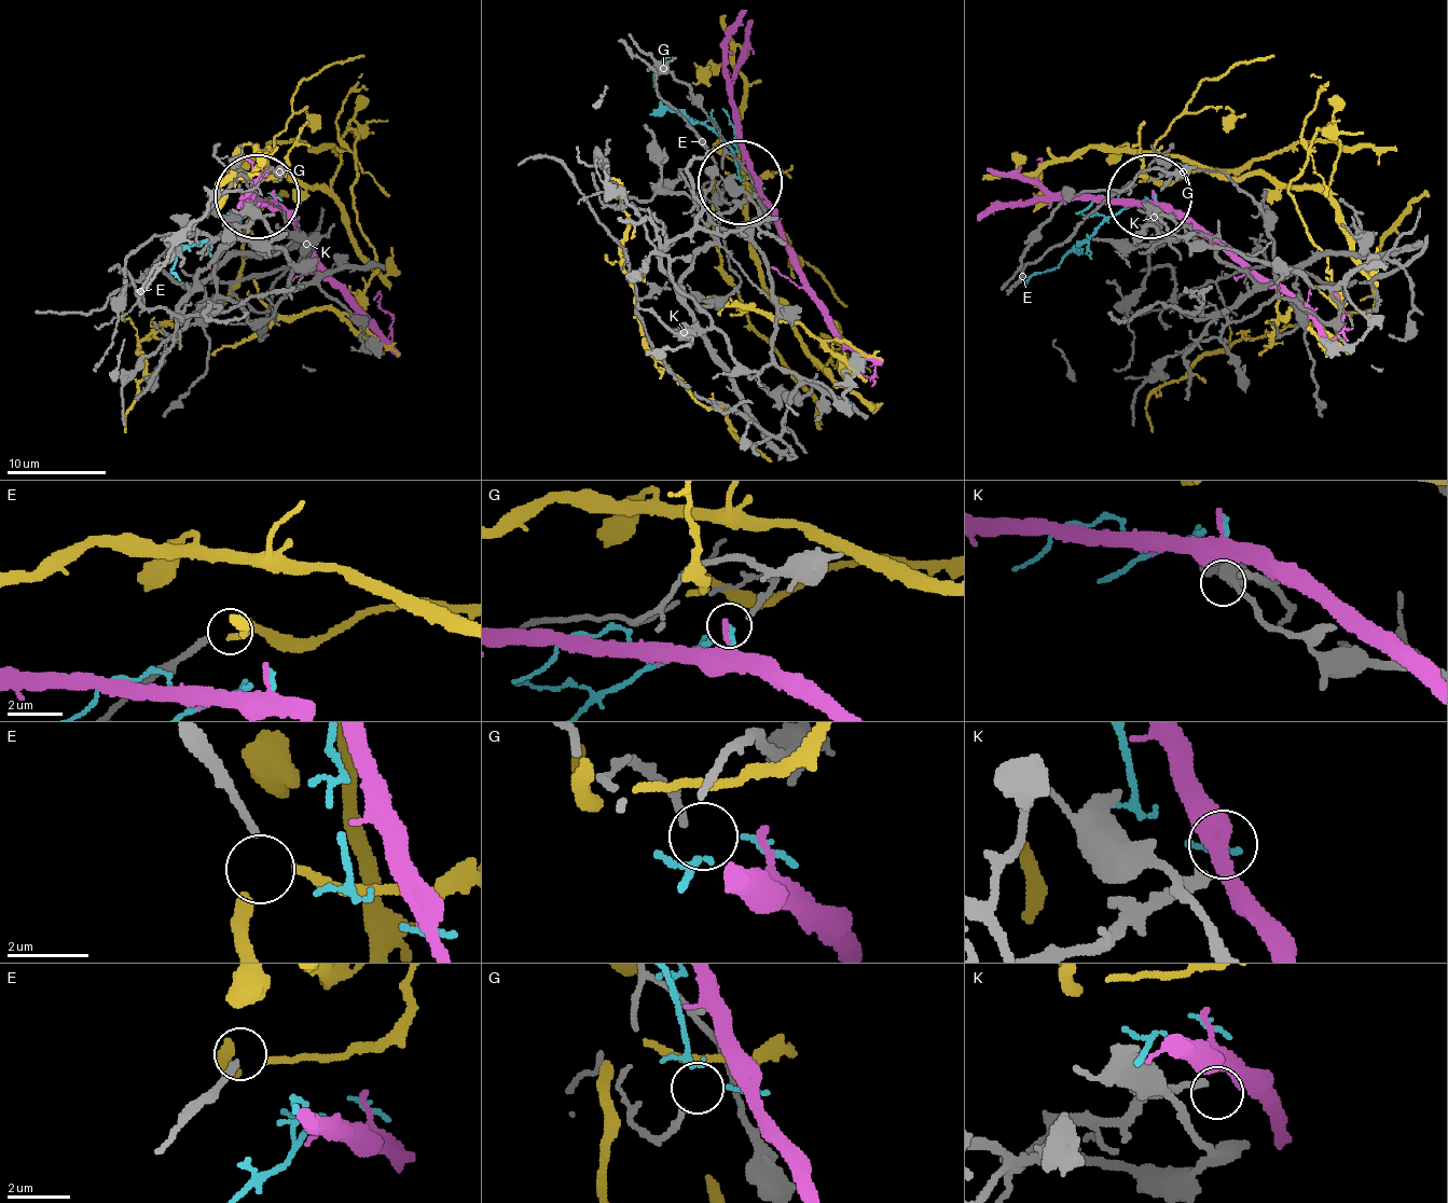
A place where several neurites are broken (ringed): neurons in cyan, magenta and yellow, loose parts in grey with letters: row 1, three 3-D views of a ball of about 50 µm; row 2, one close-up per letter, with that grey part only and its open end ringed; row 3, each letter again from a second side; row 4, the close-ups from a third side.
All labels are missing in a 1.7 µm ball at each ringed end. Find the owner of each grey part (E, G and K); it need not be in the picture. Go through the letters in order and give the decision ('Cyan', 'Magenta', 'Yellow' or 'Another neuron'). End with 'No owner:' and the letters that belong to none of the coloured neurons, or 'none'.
E: Yellow
G: Cyan
K: Another neuron
No owner: K

